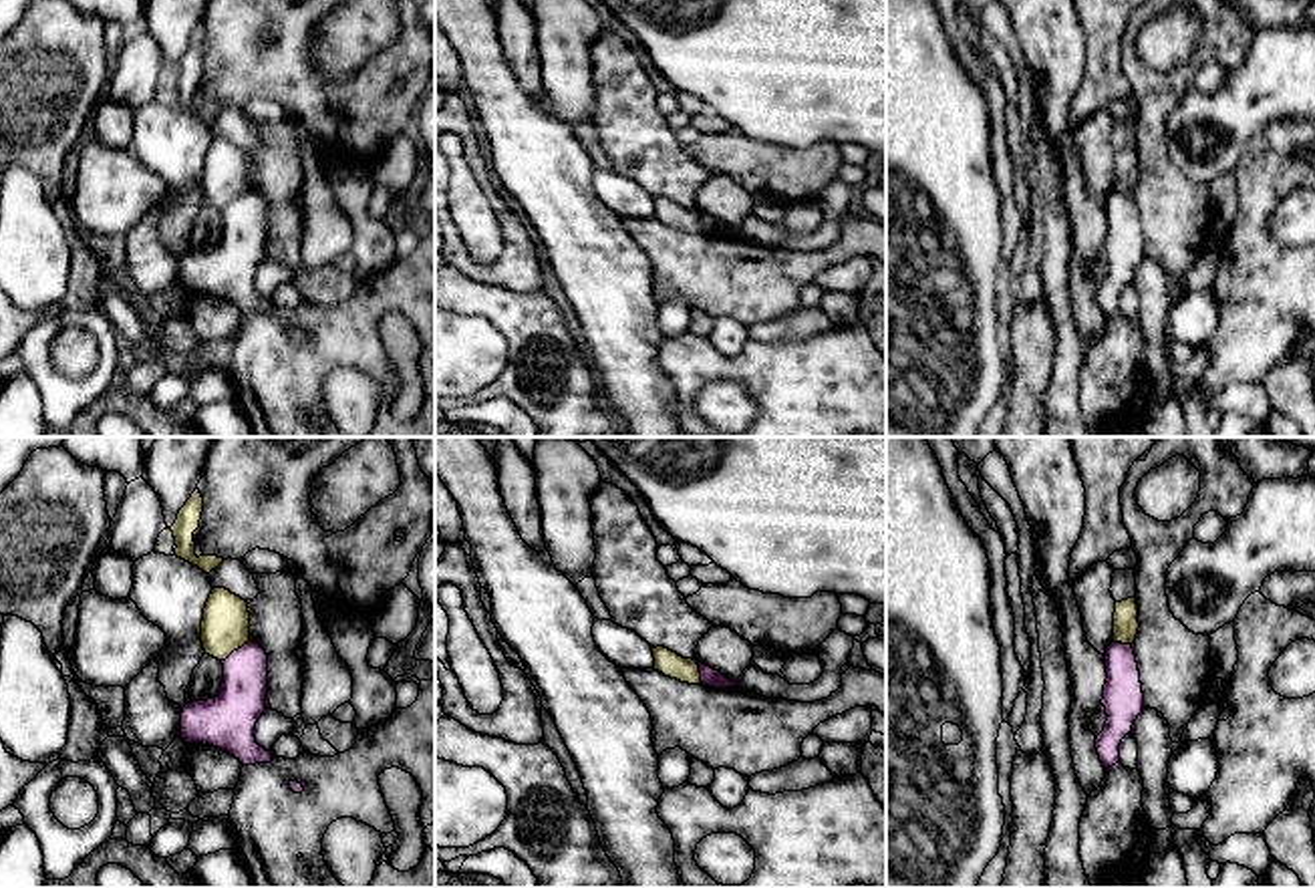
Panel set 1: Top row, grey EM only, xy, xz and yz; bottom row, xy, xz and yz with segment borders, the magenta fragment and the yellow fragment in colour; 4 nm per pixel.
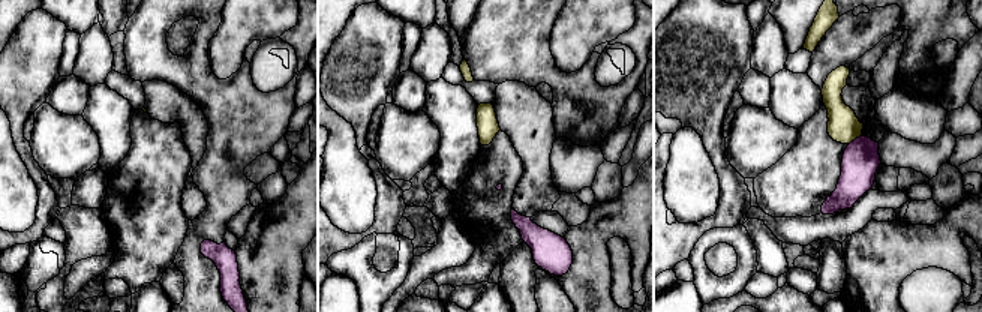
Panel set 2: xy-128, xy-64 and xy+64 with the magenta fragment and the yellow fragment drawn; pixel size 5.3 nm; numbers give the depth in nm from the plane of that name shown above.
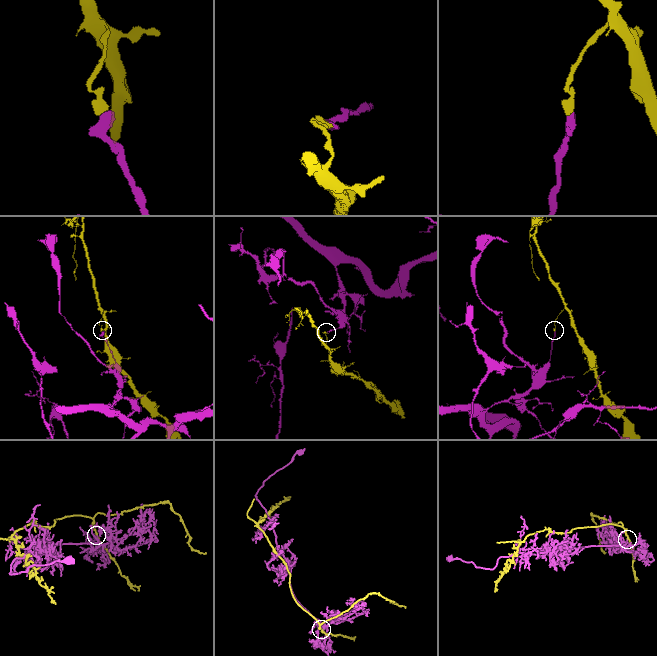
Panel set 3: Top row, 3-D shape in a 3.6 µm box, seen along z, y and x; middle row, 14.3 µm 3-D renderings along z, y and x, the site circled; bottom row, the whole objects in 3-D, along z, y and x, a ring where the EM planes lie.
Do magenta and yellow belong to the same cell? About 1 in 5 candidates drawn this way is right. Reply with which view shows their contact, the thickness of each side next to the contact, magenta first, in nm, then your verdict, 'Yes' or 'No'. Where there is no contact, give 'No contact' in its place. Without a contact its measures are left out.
Touches magenta in xy. Thickness 190 nm (magenta) against 190 nm. No

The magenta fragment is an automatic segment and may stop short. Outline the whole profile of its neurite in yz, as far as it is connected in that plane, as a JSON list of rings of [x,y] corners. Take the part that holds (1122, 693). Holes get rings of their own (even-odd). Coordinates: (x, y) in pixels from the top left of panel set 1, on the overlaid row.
[[[1112,642],[1106,650],[1106,685],[1102,705],[1106,727],[1095,739],[1104,767],[1120,763],[1120,743],[1132,733],[1132,725],[1144,709],[1140,671],[1132,644]]]

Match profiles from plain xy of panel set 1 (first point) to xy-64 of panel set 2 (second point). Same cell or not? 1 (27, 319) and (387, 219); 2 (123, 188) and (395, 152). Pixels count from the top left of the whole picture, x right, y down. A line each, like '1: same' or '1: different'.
1: same
2: same

